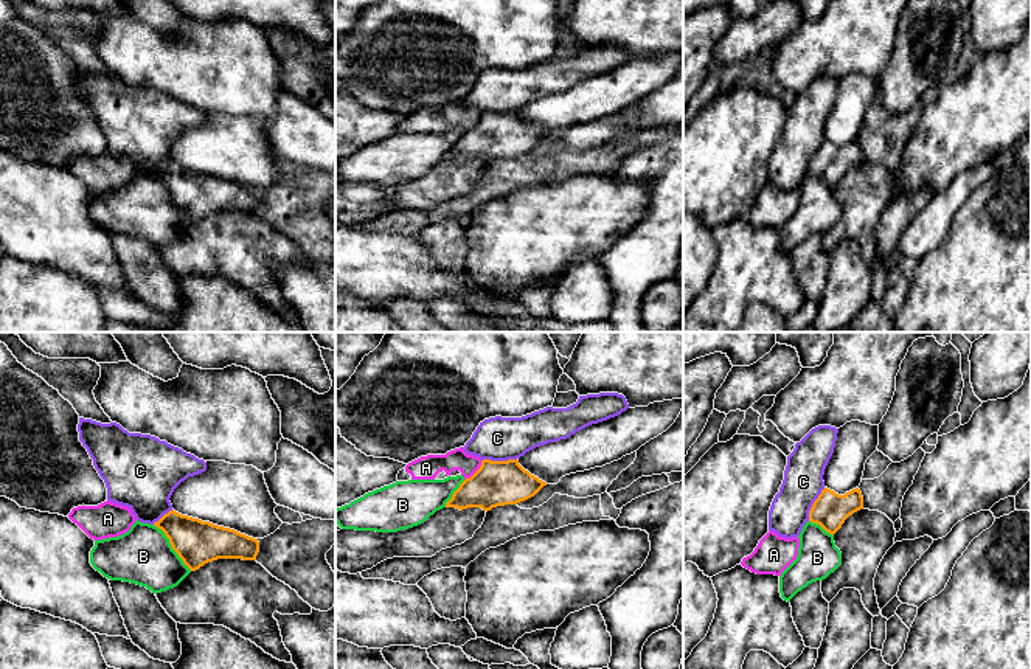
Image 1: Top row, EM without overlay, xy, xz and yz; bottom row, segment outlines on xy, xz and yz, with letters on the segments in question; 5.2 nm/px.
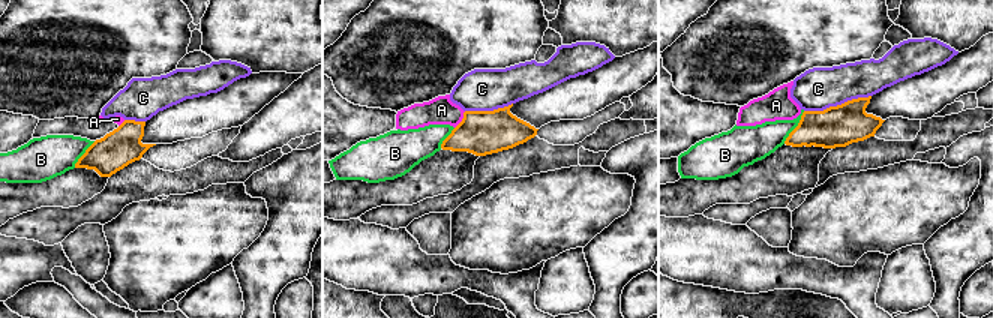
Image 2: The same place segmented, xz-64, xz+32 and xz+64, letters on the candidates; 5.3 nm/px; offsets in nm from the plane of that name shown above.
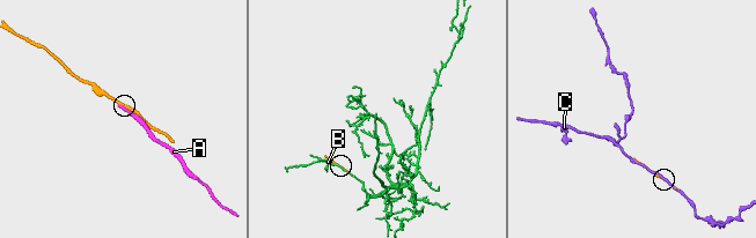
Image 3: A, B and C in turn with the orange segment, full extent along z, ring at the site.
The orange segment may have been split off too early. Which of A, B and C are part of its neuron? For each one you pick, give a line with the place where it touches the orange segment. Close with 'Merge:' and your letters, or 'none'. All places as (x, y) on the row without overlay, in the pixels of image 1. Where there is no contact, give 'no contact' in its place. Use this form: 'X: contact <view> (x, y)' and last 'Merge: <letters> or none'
Merge: none

